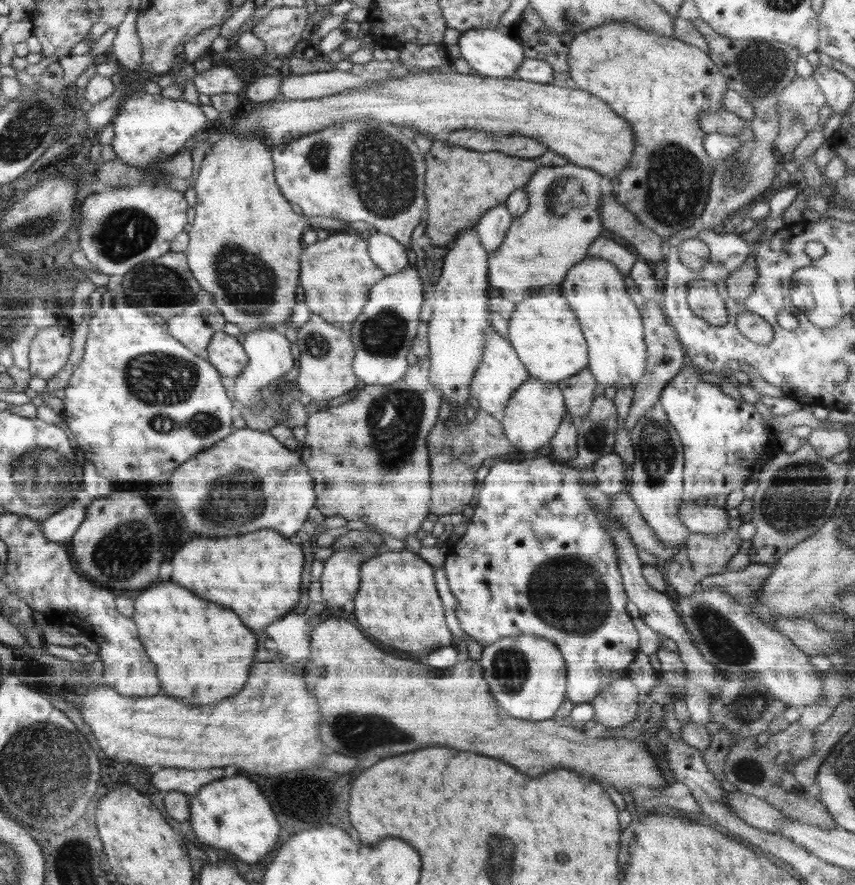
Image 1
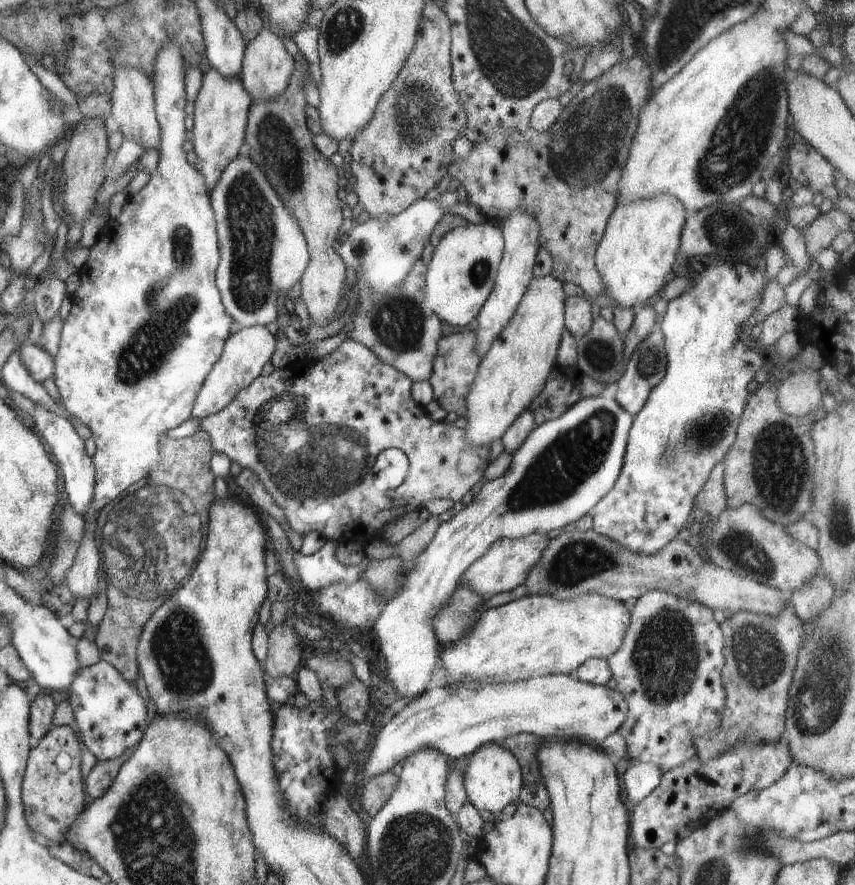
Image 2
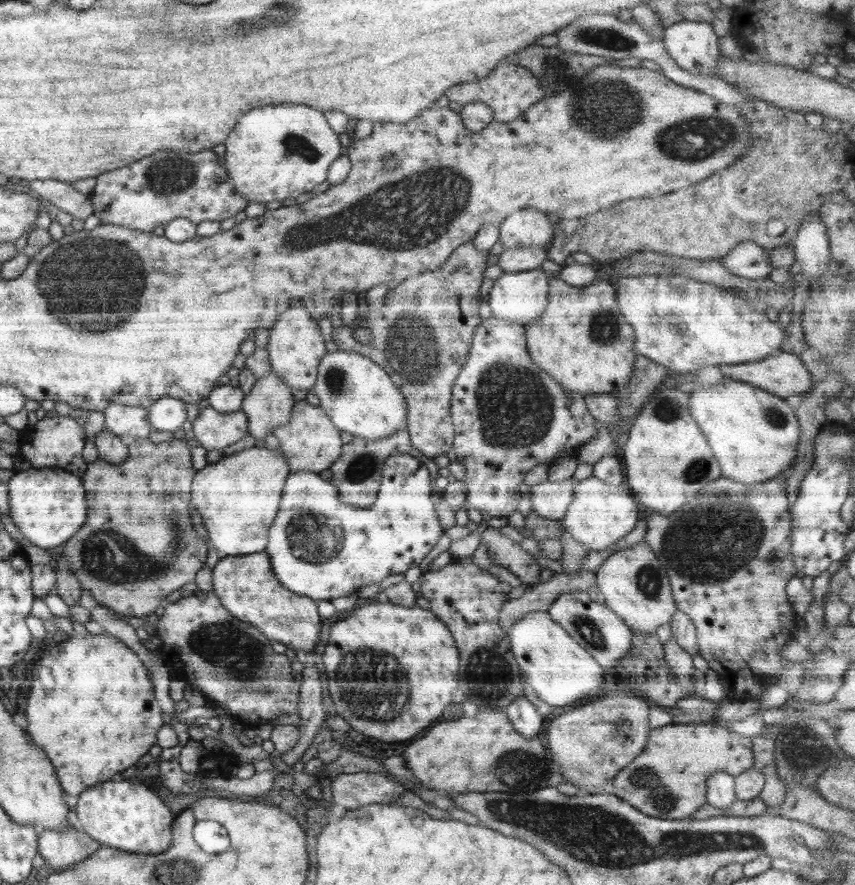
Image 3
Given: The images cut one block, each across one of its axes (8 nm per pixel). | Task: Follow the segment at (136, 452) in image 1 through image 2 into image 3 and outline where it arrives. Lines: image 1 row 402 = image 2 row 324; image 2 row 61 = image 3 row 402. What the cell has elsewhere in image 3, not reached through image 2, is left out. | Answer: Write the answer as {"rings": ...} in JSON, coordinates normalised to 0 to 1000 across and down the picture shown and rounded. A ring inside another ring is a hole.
{"rings":[[[193,449],[173,460],[174,476],[181,486],[204,488],[218,477],[218,456],[209,451]]]}

